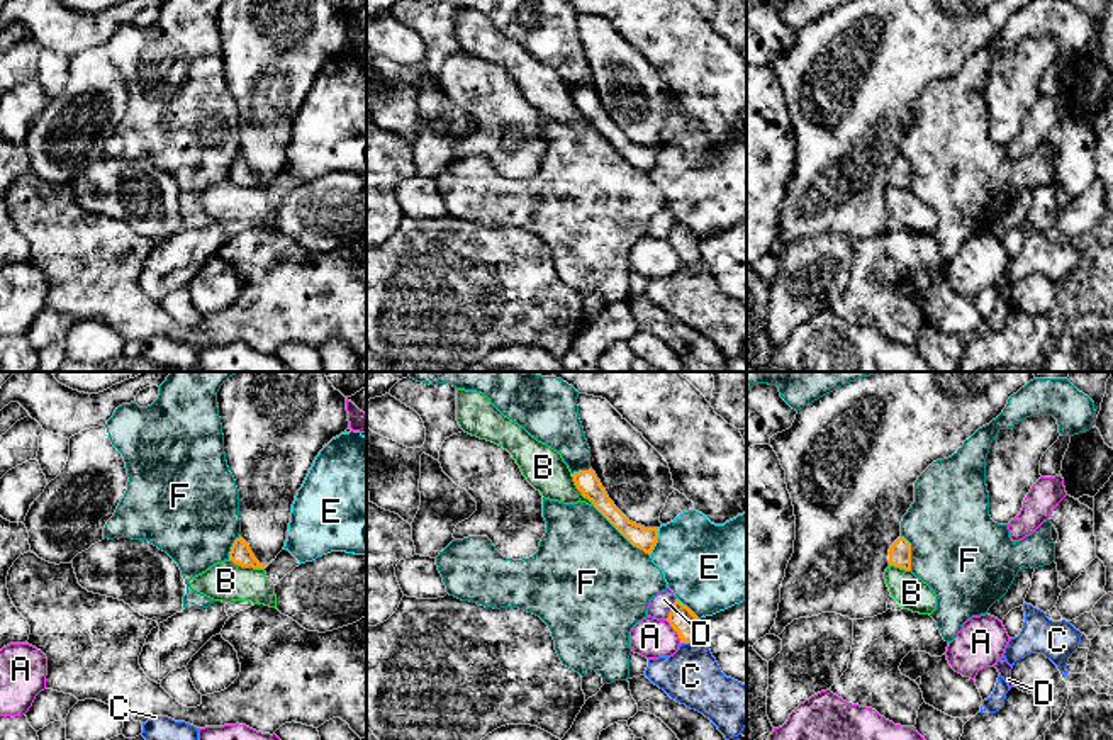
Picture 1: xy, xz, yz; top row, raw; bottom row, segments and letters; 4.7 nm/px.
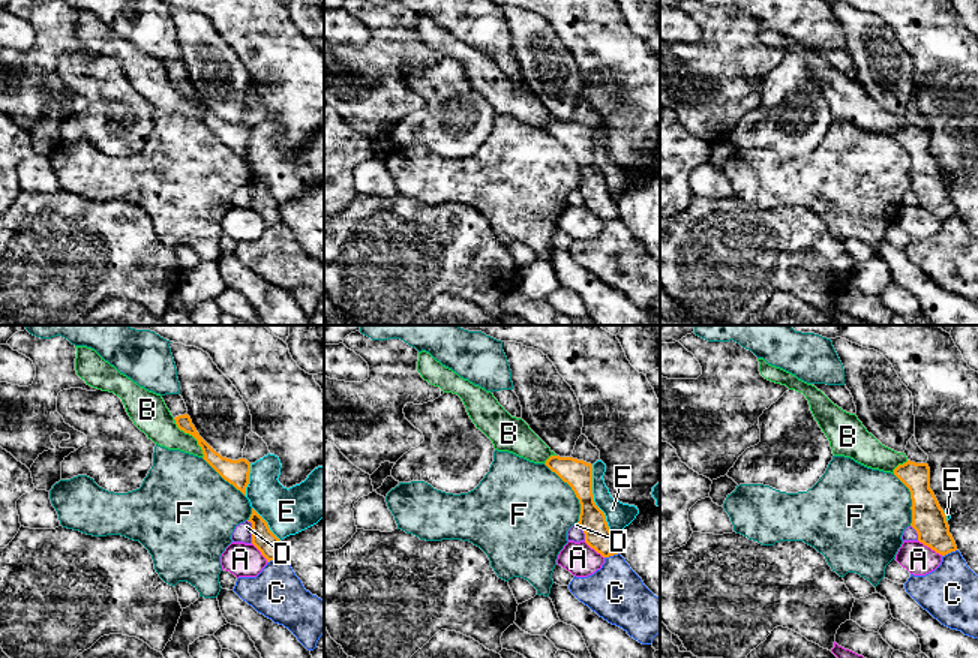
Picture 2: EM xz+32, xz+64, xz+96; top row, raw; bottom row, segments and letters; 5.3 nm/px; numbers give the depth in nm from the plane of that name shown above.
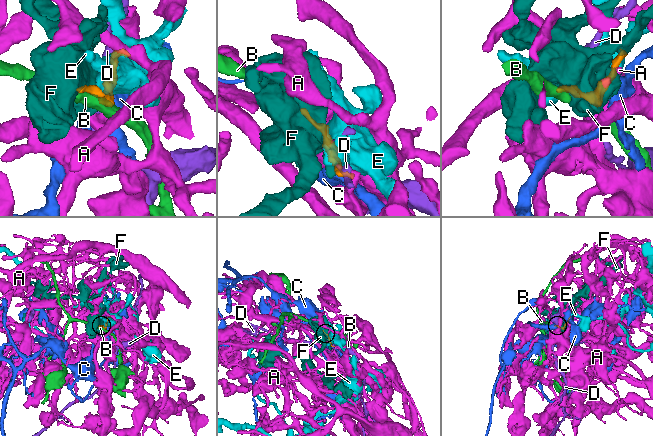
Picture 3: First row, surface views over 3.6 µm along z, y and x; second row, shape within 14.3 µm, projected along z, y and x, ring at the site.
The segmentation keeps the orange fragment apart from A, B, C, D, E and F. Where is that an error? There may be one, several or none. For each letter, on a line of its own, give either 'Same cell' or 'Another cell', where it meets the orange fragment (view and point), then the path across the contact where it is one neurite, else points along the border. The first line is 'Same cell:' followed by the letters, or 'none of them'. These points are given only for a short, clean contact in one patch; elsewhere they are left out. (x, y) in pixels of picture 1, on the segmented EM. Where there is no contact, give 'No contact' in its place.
Same cell: none of them
A: Another cell. Touches orange at xz (676, 630). Boundary: xz (665, 620), (681, 642)
B: Another cell. Touches orange at xy (246, 566)
C: Another cell. Touches orange at xz (691, 642)
D: Another cell. Touches orange at xz (672, 608). Boundary: xz (676, 598), (665, 618)
E: Another cell. Touches orange at xz (655, 542)
F: Another cell. Touches orange at xz (621, 533)

